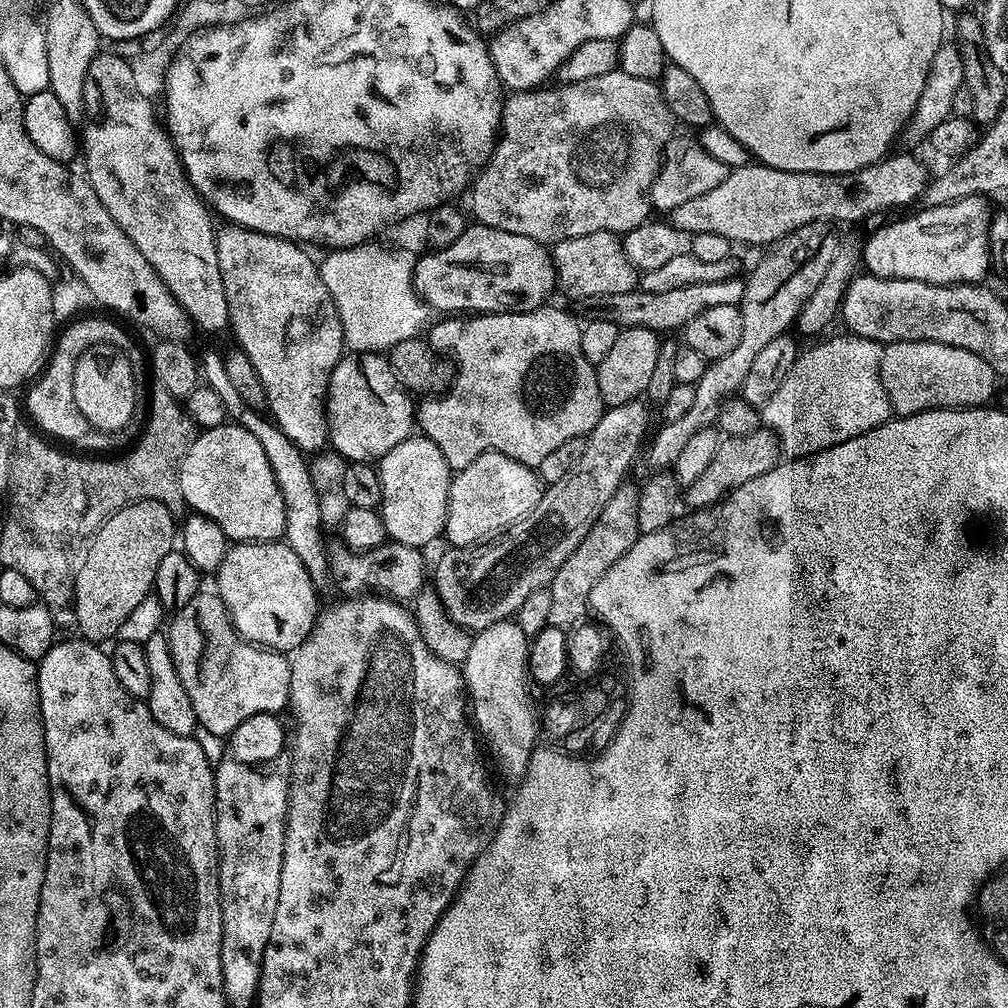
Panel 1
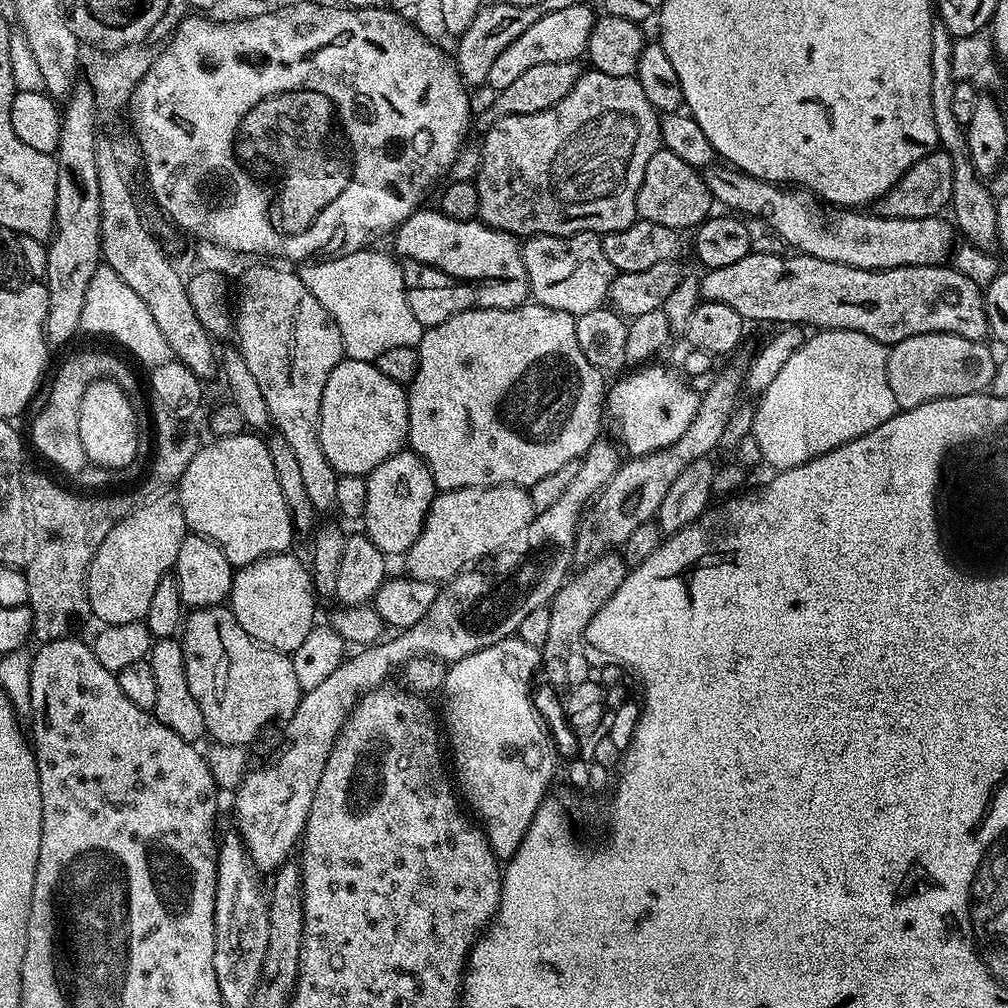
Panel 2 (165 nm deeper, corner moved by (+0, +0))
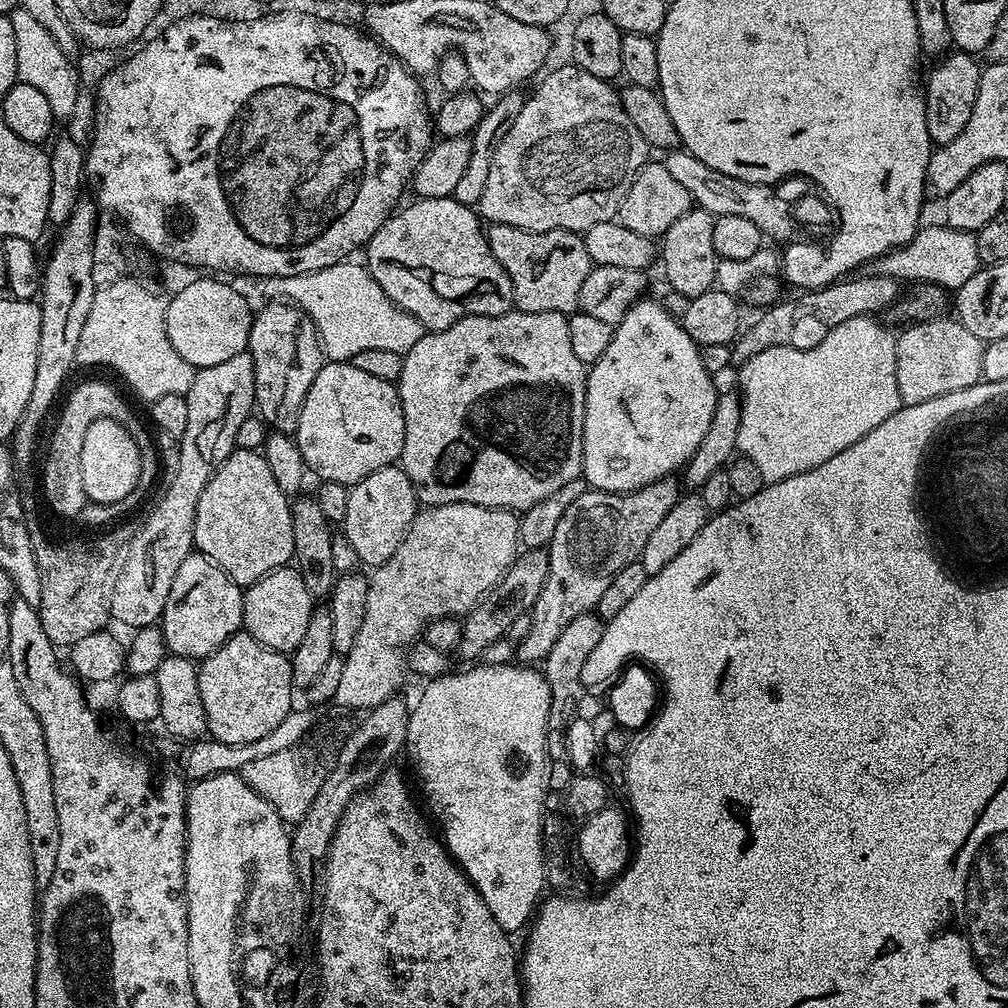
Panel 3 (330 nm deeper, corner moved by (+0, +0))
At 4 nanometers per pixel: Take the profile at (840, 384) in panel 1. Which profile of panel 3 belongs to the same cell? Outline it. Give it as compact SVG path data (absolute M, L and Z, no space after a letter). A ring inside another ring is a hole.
M868 316L850 318L850 322L834 326L818 346L778 346L762 350L739 365L741 422L736 451L758 466L765 484L830 462L834 454L842 454L846 446L854 446L858 438L870 434L874 426L882 426L890 414L902 407L896 377L896 336L876 320L879 319Z

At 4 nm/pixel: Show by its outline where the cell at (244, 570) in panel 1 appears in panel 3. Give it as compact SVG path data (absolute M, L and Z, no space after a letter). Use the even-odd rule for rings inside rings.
M292 566L276 568L258 582L247 585L243 627L255 640L262 642L262 646L290 654L306 634L306 622L310 622L313 607L314 601L310 590L306 590L306 582L302 582L302 574Z

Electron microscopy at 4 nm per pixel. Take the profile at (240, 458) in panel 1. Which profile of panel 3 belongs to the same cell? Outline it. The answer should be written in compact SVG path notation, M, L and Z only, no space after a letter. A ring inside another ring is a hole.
M237 448L206 482L194 514L192 543L201 556L210 558L236 584L258 582L294 557L294 526L290 497L274 482L266 458L250 448Z

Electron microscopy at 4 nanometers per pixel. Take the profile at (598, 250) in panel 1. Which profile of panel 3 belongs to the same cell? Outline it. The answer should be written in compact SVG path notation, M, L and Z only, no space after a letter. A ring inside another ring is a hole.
M488 224L488 245L498 258L502 270L512 283L512 299L522 312L563 312L571 314L579 309L578 294L586 274L594 266L586 254L583 235L566 230L527 232L505 224Z

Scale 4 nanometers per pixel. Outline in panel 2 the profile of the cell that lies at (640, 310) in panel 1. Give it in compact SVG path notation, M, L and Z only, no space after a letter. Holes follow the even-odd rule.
M753 250L748 253L746 258L732 263L731 266L707 269L707 271L703 273L705 276L699 279L700 295L704 300L722 302L726 306L730 306L730 310L738 310L738 314L746 322L752 322L752 320L777 320L777 325L780 326L807 326L806 324L813 324L813 329L816 330L861 332L885 346L897 344L911 336L930 334L931 332L945 332L946 334L961 336L967 340L978 341L983 341L985 337L989 335L988 319L986 318L986 310L984 309L984 293L981 285L970 282L970 278L966 278L966 274L959 272L955 266L948 266L948 268L946 268L947 266L941 266L940 264L930 264L922 266L902 266L901 268L855 268L854 266L842 266L838 262L826 262L822 258L814 258L813 256L805 256L803 254L788 255L792 256L775 256L772 252Z

